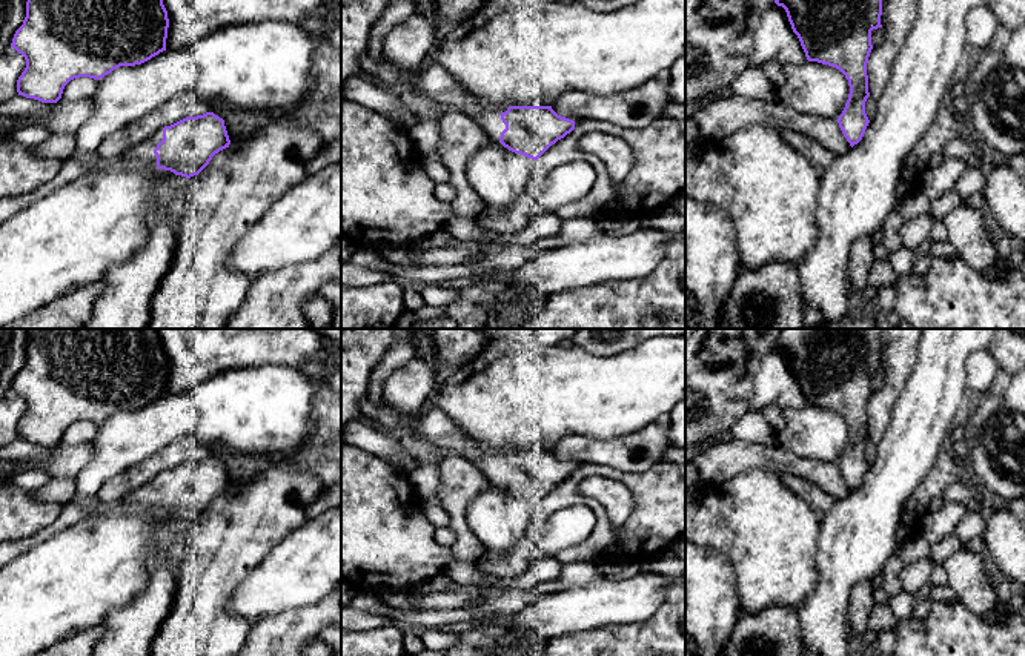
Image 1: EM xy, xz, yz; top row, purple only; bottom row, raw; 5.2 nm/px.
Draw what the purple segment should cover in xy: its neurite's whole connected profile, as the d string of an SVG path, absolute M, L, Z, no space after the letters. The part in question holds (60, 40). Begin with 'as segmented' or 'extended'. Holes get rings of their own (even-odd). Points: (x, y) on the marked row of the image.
as segmented | M28 0L26 17L11 43L26 60L17 92L57 103L74 78L100 80L120 66L141 65L166 51L168 28L163 0Z

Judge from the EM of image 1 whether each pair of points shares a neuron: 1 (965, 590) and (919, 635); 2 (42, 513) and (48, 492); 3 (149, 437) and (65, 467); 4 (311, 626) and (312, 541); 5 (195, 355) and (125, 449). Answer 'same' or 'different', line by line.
1: different
2: different
3: different
4: different
5: different

